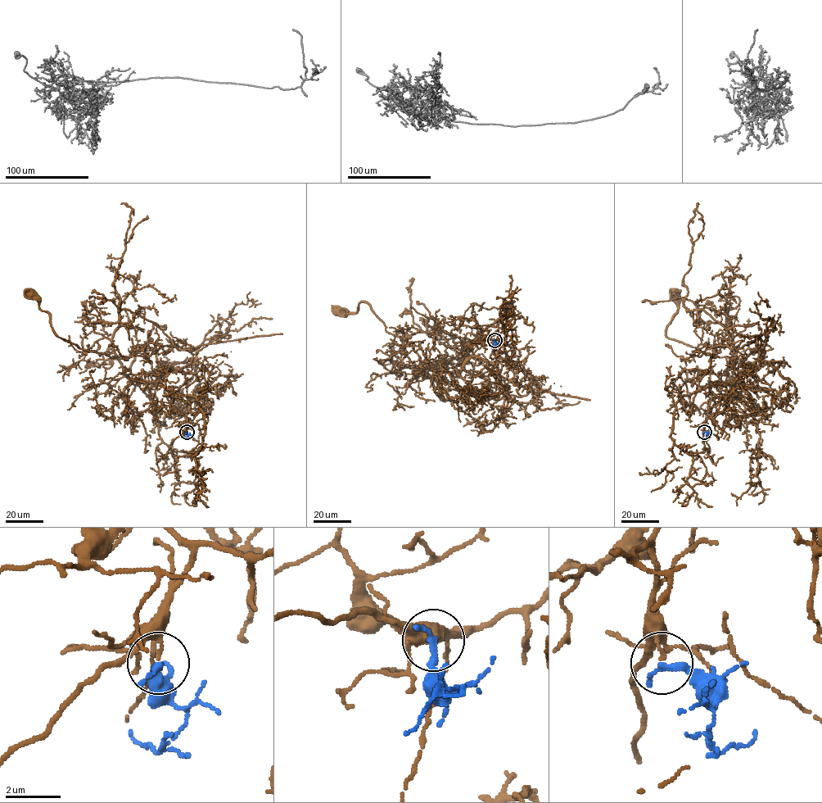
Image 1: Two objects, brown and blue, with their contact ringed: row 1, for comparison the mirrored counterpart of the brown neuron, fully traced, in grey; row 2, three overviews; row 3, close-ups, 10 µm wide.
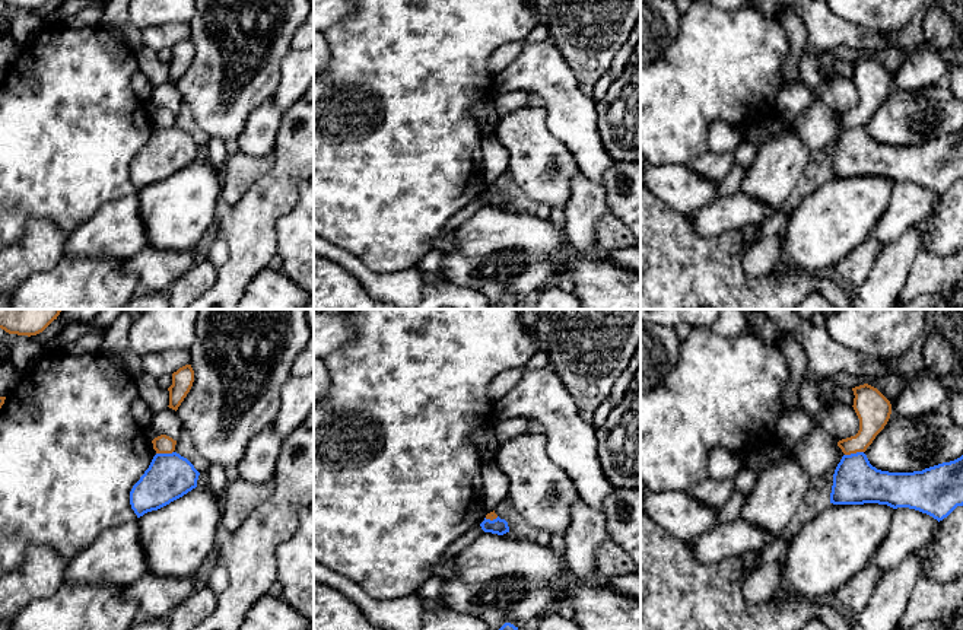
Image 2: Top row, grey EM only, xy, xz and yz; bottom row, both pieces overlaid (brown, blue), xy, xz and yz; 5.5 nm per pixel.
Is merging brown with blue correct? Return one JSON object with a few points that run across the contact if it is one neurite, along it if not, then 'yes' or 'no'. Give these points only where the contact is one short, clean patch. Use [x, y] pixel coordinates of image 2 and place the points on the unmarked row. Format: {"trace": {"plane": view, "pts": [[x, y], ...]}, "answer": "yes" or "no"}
{"trace": {"plane": "yz", "pts": [[863, 124], [845, 129]]}, "answer": "no"}

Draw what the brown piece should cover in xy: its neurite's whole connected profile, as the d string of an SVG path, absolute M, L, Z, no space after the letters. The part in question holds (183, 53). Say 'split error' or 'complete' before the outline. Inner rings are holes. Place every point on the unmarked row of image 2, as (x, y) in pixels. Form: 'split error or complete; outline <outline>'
complete; outline M185 38L172 47L172 58L169 64L169 82L178 83L194 55L194 44L191 38Z

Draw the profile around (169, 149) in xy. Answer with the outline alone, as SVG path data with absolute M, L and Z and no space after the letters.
M177 125L156 127L130 165L137 191L158 184L197 160L200 146Z

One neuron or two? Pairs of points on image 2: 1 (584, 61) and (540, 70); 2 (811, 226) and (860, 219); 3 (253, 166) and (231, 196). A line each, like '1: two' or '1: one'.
1: two
2: one
3: one

